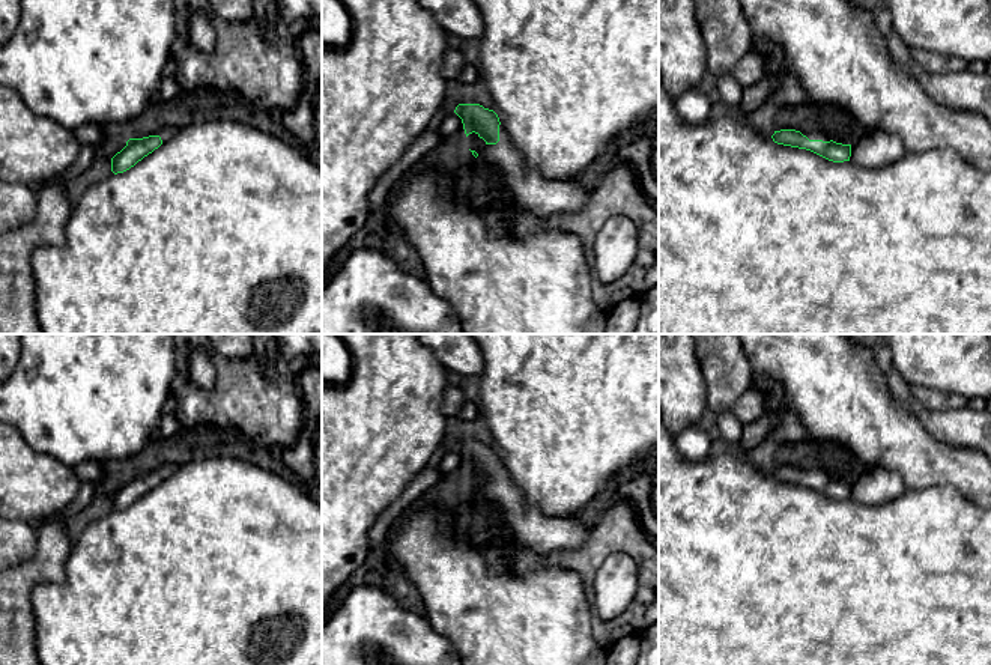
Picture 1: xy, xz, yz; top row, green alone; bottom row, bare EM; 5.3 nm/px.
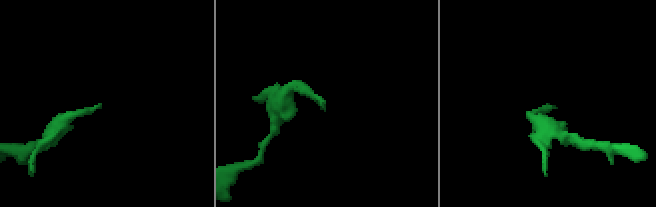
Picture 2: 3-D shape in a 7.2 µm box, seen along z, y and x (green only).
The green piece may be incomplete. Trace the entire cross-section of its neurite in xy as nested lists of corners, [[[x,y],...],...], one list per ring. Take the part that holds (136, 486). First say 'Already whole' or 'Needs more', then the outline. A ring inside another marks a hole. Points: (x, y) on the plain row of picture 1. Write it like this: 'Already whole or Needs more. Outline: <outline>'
Needs more. Outline: [[[164,463],[155,466],[149,474],[129,475],[126,483],[111,495],[111,509],[117,512],[129,507],[161,481],[165,481],[176,474],[177,469],[179,466],[173,463]]]

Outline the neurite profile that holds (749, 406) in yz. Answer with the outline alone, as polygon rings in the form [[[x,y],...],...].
[[[749,387],[734,403],[732,412],[744,426],[755,423],[765,411],[765,397],[755,387]]]

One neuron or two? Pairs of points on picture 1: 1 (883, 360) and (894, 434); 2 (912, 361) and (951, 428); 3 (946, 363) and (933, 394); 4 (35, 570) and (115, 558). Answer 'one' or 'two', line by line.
1: two
2: two
3: two
4: two

